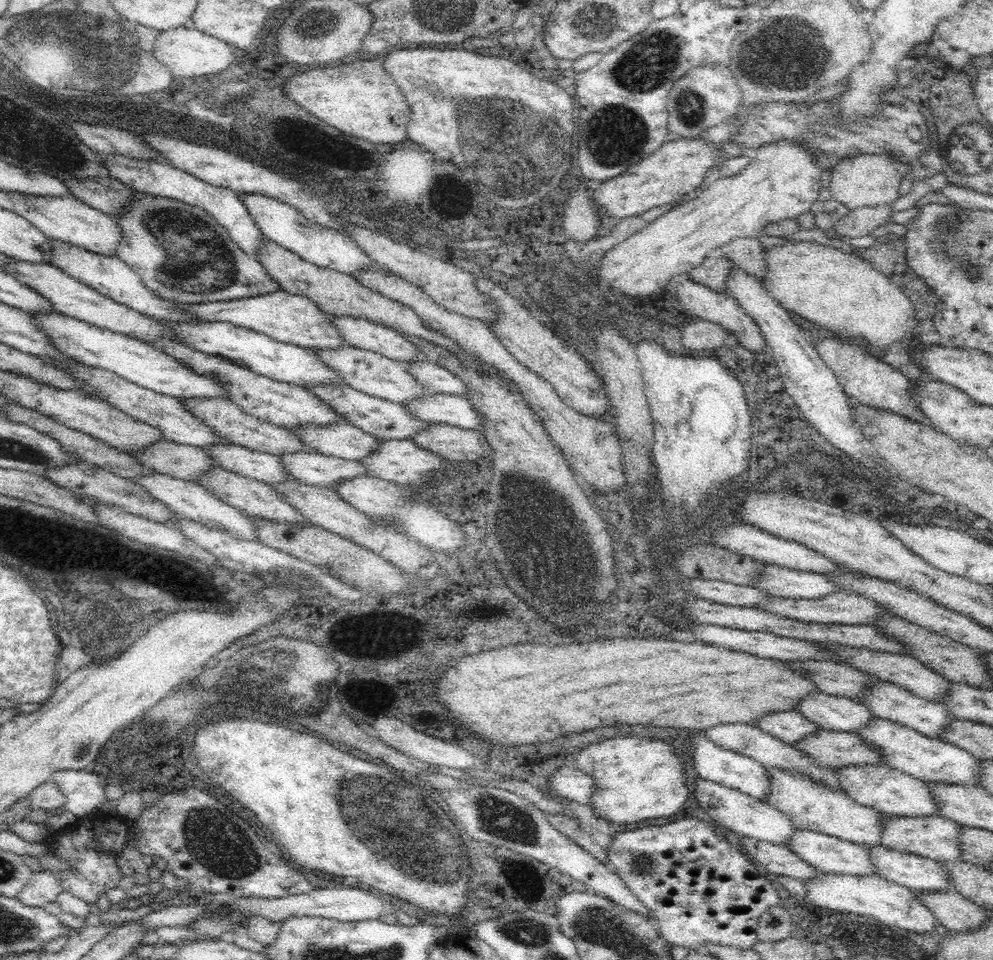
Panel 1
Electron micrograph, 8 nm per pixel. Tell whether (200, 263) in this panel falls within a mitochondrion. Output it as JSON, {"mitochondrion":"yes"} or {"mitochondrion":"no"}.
{"mitochondrion":"yes"}

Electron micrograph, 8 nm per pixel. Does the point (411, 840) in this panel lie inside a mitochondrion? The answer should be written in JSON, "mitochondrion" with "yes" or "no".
{"mitochondrion":"yes"}

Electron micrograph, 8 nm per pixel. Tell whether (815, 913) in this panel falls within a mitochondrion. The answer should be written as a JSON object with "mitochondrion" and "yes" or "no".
{"mitochondrion":"no"}

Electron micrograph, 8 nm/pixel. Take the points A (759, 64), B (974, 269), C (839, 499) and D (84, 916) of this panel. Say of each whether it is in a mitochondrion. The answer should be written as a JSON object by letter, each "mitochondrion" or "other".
{"A":"mitochondrion","B":"mitochondrion","C":"other","D":"other"}

